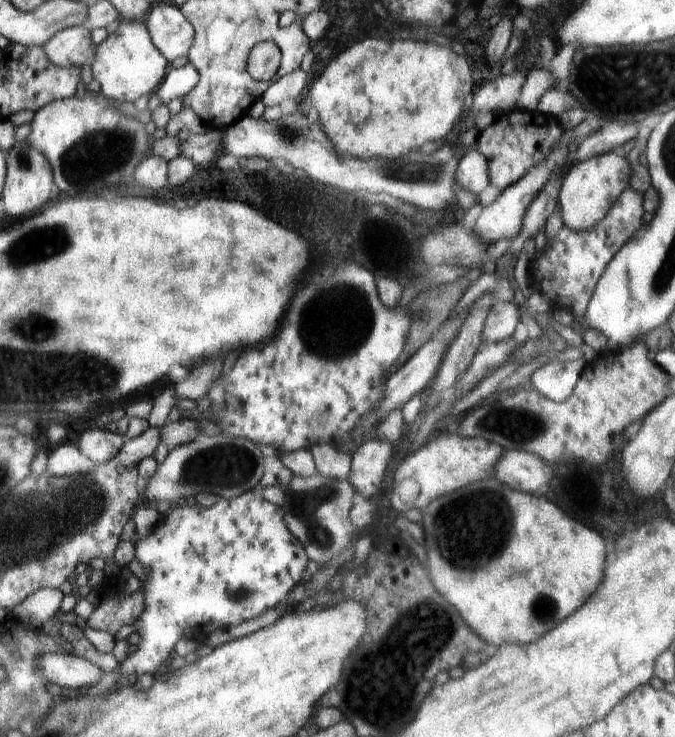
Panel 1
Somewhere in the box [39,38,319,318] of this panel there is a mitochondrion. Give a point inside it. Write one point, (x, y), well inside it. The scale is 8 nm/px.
(102, 152)

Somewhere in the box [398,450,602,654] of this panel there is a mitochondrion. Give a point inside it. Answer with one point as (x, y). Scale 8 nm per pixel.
(470, 531)

